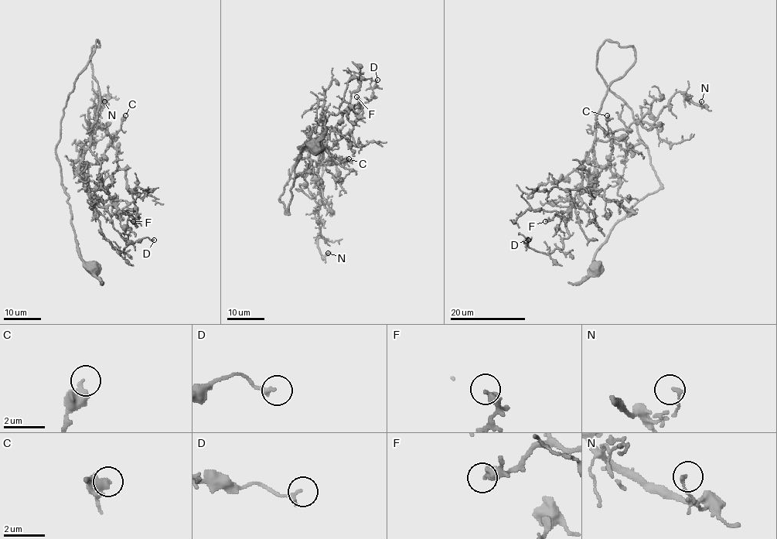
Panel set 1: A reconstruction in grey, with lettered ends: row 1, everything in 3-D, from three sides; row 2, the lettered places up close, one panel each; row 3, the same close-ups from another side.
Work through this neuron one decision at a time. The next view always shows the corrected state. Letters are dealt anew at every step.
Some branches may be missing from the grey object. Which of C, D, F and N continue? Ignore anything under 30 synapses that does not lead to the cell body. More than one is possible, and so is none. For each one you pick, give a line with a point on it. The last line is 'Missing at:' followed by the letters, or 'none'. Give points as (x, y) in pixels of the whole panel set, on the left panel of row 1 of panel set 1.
Missing at: none

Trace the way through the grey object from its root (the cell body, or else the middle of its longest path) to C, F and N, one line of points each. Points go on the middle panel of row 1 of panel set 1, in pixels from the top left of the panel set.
C: (315, 147), (302, 148), (286, 212), (279, 198), (305, 149), (322, 165), (314, 186), (319, 148), (349, 158)
F: (315, 147), (286, 212), (305, 149), (322, 176), (314, 186), (323, 154), (302, 145), (356, 97)
N: (315, 147), (302, 148), (286, 212), (279, 199), (307, 148), (320, 180), (319, 148), (318, 247), (328, 253)

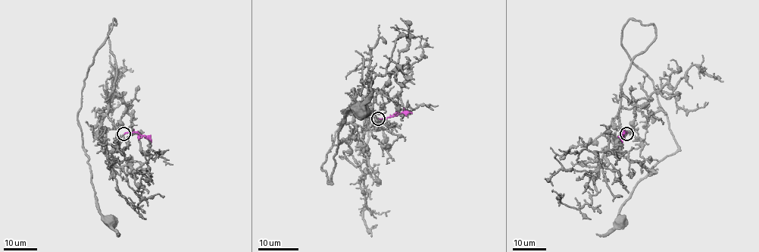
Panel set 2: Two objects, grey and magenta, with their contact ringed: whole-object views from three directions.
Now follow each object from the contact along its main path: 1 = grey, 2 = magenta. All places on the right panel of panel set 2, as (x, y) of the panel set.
1: (626, 134), (617, 152), (621, 83), (655, 36), (629, 19), (621, 45), (678, 149), (620, 222)
2: (626, 134), (625, 132), (622, 135), (622, 142)

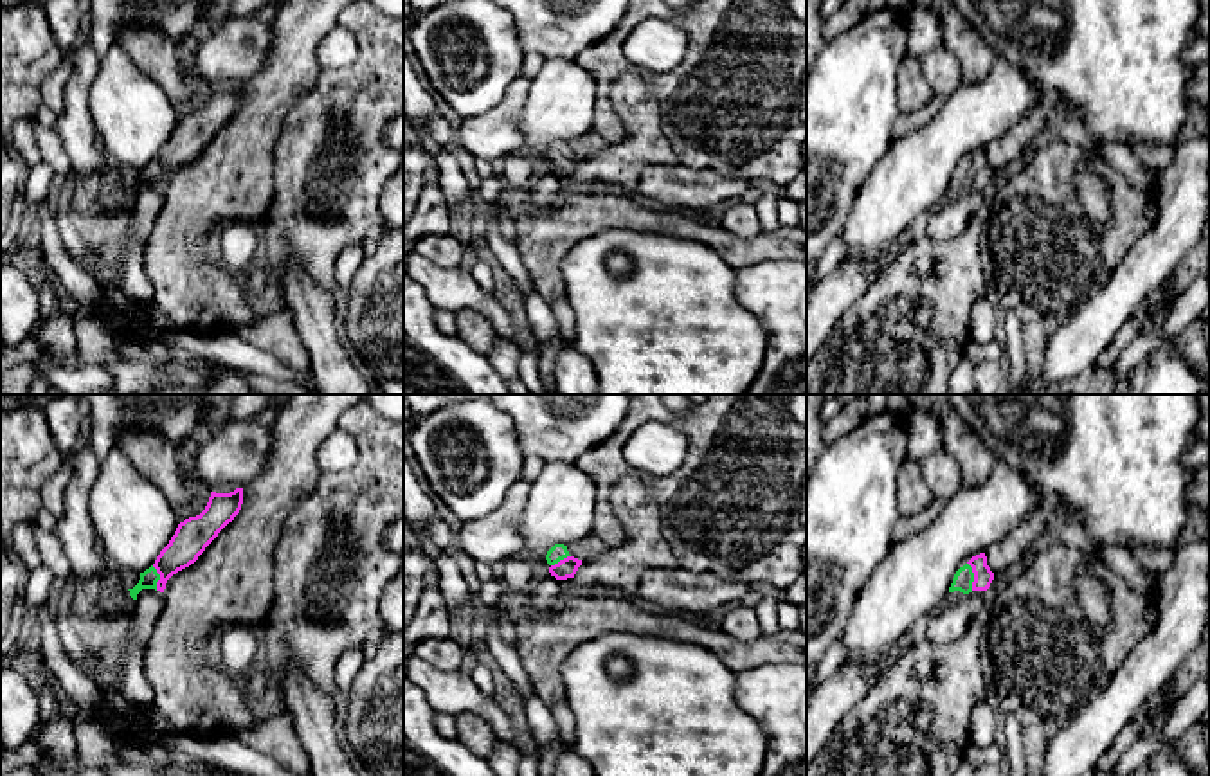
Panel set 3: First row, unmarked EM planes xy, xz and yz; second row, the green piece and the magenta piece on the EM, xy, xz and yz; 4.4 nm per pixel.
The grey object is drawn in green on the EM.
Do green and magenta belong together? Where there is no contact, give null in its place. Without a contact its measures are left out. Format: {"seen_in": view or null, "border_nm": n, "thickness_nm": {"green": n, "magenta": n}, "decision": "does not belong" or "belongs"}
{"seen_in": "yz", "border_nm": 130, "thickness_nm": {"green": 90, "magenta": 90}, "decision": "belongs"}

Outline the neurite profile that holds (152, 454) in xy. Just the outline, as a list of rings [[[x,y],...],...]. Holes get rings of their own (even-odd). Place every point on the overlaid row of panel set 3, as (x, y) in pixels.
[[[155,430],[122,432],[115,445],[133,466],[157,484],[173,508],[185,508],[193,501],[184,459],[175,443]]]

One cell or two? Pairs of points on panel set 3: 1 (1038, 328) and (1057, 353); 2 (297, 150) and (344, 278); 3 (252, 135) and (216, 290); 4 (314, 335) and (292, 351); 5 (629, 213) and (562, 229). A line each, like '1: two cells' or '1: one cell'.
1: two cells
2: two cells
3: one cell
4: two cells
5: one cell

